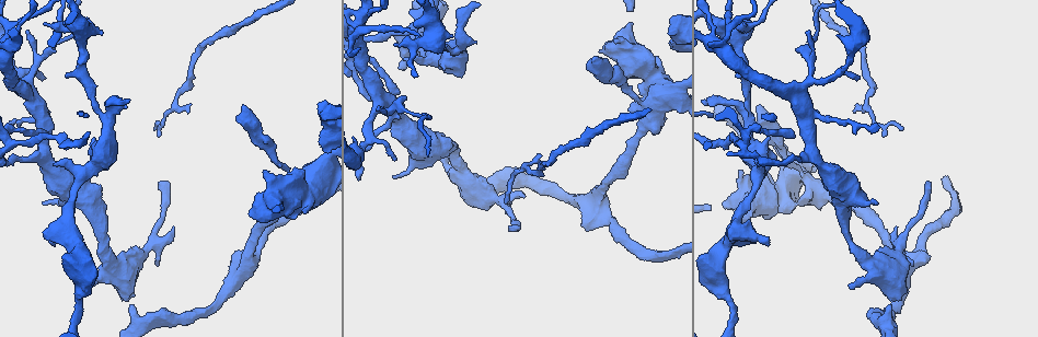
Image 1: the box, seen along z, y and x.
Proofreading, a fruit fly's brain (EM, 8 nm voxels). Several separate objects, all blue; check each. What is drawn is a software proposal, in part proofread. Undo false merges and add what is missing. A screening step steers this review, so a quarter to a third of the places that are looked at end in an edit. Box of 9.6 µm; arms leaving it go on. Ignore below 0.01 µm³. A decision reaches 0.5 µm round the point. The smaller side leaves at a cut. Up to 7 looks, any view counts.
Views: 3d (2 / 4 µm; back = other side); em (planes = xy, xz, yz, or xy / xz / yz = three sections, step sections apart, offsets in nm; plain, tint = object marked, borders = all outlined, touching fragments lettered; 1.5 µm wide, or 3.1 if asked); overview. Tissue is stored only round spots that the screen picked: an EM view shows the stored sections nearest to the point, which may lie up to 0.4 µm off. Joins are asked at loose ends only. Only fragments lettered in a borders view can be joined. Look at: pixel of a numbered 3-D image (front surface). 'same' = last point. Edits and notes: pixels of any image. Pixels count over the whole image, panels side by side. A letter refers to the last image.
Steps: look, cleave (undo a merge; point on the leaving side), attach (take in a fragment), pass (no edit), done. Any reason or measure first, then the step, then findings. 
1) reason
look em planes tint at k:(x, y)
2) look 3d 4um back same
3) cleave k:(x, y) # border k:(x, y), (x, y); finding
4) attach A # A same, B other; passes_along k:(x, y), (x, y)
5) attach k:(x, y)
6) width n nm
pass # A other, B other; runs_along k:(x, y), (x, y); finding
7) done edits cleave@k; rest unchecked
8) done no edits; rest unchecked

tapers out
look em planes tint at 1:(537, 153)

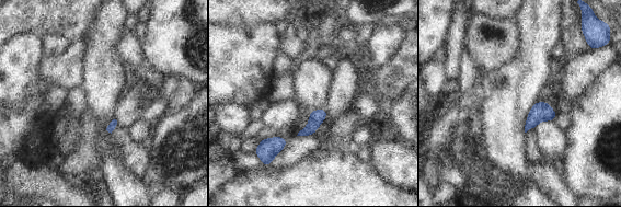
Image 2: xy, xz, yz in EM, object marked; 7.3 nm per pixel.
look em planes borders same

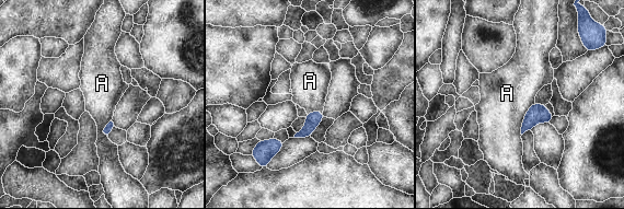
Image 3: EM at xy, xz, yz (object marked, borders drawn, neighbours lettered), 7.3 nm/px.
pass # A other; border 3:(534, 103), (523, 118), (521, 135); no lettered fragment goes on from it

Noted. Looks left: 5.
thin end
look em xz step 8 borders at 1:(396, 160)

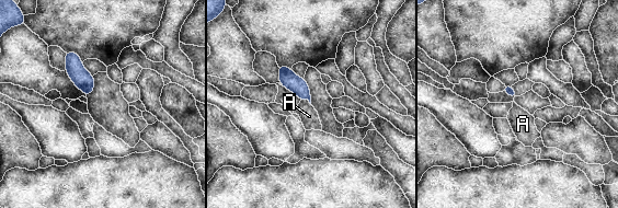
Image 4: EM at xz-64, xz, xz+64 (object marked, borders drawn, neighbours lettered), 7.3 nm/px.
another direction
look em planes borders same

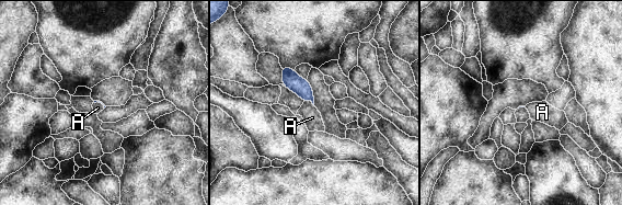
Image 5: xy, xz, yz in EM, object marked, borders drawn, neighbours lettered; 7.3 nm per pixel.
attach A # A same; passes_along 5:(290, 79), (309, 100), (312, 117); the neuron continues

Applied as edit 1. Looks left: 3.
branch stops here
look em yz step 8 plain at 1:(850, 288)

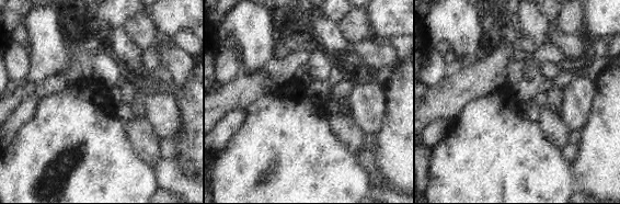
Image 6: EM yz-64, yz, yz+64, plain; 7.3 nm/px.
with the object marked
look em yz step 8 tint same

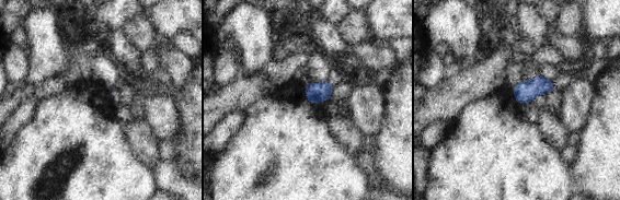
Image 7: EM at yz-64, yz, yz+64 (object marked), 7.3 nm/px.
what lies round it
look em yz step 8 borders same

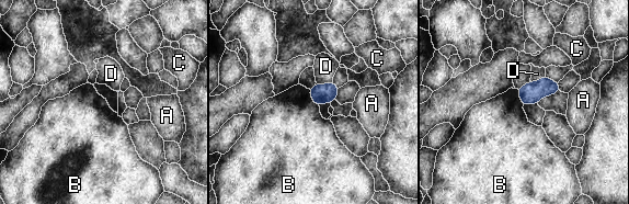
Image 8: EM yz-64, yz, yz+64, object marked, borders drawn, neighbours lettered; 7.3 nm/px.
width 140 nm
pass # A other, B other, C other, D other; border 8:(308, 89), (311, 100), (319, 108); none of them fits

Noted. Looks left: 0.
done edits attach@5; rest unchecked

